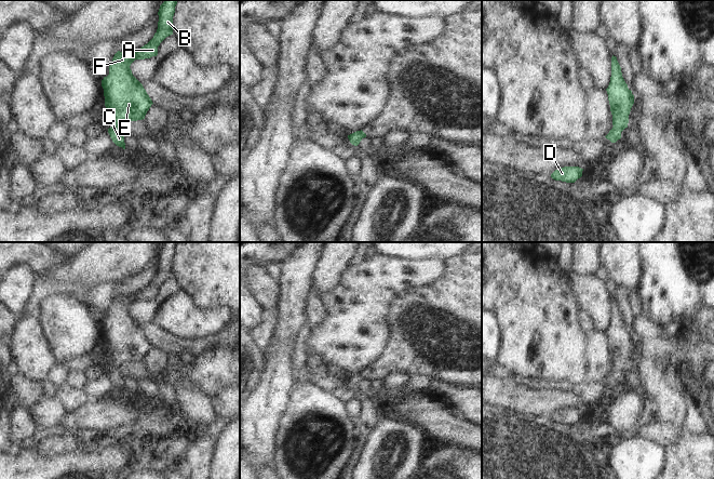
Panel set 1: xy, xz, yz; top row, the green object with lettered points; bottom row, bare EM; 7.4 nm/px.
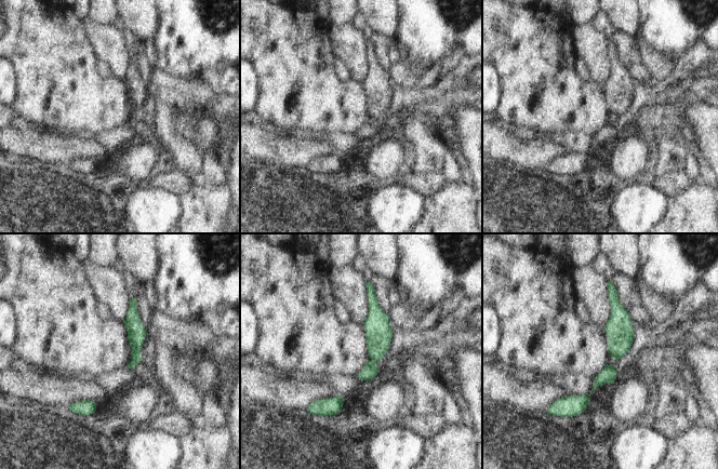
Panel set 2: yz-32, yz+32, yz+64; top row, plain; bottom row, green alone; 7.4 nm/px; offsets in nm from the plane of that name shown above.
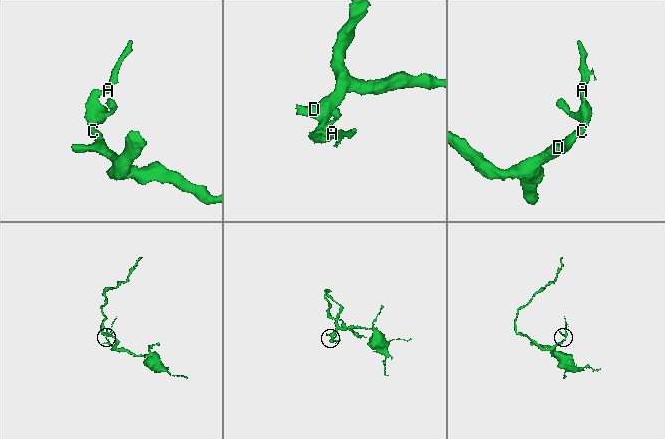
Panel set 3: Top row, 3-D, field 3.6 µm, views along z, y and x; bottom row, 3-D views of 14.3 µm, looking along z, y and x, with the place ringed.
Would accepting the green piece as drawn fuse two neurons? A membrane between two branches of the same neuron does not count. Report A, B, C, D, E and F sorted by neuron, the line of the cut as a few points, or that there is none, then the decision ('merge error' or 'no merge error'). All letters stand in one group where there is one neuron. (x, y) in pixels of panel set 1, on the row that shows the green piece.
A B C D E F; no cut; no merge error

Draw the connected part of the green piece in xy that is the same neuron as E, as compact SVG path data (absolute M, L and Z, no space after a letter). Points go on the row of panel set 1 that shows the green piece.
M164 0L158 15L158 29L153 38L144 46L130 53L118 51L109 66L109 75L102 80L105 106L111 115L112 127L108 133L112 142L125 149L124 134L121 131L126 121L145 119L153 104L143 84L133 76L130 68L135 59L158 55L158 46L173 35L173 16L177 0Z

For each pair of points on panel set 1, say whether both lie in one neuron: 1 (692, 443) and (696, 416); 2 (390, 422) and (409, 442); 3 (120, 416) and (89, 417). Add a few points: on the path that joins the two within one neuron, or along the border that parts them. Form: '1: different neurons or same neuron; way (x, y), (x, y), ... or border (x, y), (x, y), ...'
1: different neurons; border (683, 424), (694, 434), (702, 435)
2: same neuron; way (394, 427), (404, 437)
3: same neuron; way (112, 416), (96, 416)

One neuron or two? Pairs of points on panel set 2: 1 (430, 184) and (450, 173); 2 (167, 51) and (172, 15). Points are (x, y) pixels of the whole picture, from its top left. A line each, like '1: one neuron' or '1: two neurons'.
1: two neurons
2: one neuron

